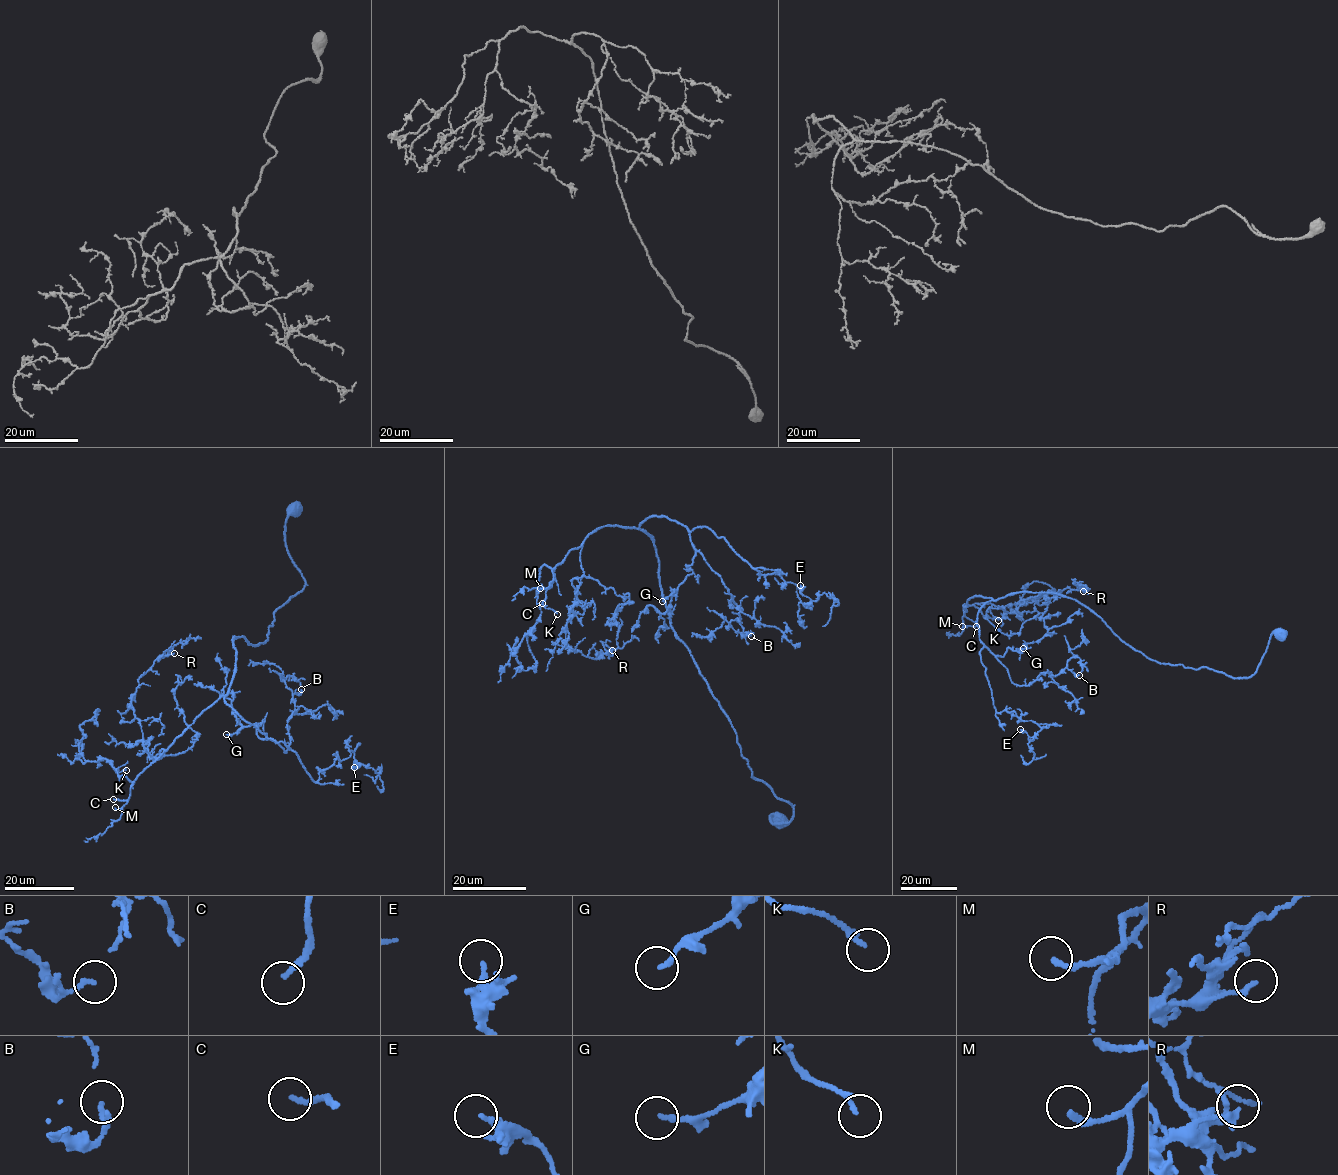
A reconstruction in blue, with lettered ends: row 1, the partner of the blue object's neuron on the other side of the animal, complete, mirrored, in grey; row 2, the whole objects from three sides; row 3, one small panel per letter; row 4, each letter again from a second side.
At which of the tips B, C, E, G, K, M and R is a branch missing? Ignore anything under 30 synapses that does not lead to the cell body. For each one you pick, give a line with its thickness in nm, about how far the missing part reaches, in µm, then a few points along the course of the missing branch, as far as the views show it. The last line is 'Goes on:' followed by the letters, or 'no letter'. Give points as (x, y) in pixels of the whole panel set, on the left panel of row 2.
C: calibre 160 nm; missing 40 µm; course (113, 799), (94, 797), (85, 806), (65, 797), (61, 791), (66, 777), (90, 785)
G: calibre 170 nm; missing 15 µm; course (226, 734), (213, 727), (212, 709)
M: calibre 200 nm; missing 35 µm; course (115, 807), (112, 802), (93, 797), (70, 822), (69, 835), (65, 834), (62, 827)
Goes on: C, G, M

